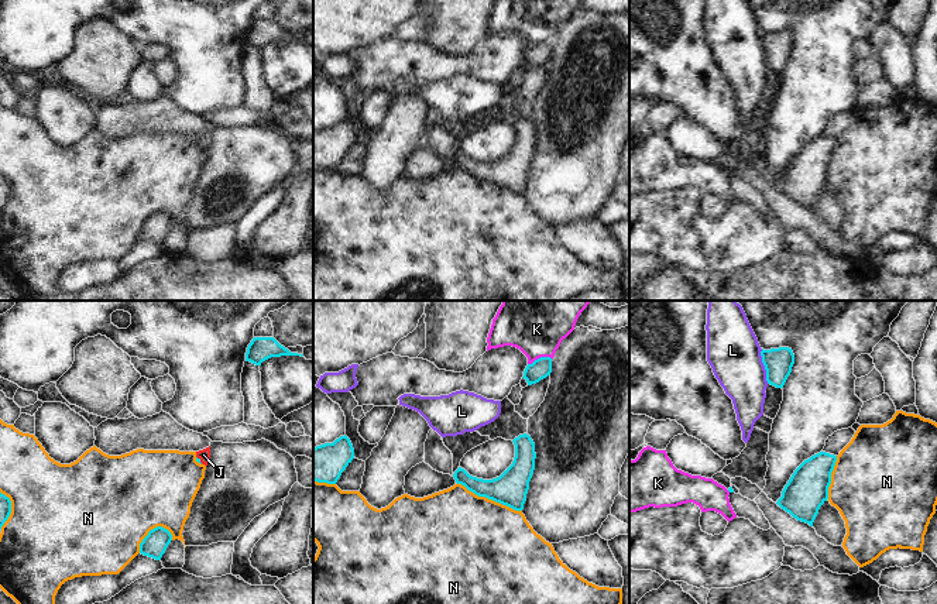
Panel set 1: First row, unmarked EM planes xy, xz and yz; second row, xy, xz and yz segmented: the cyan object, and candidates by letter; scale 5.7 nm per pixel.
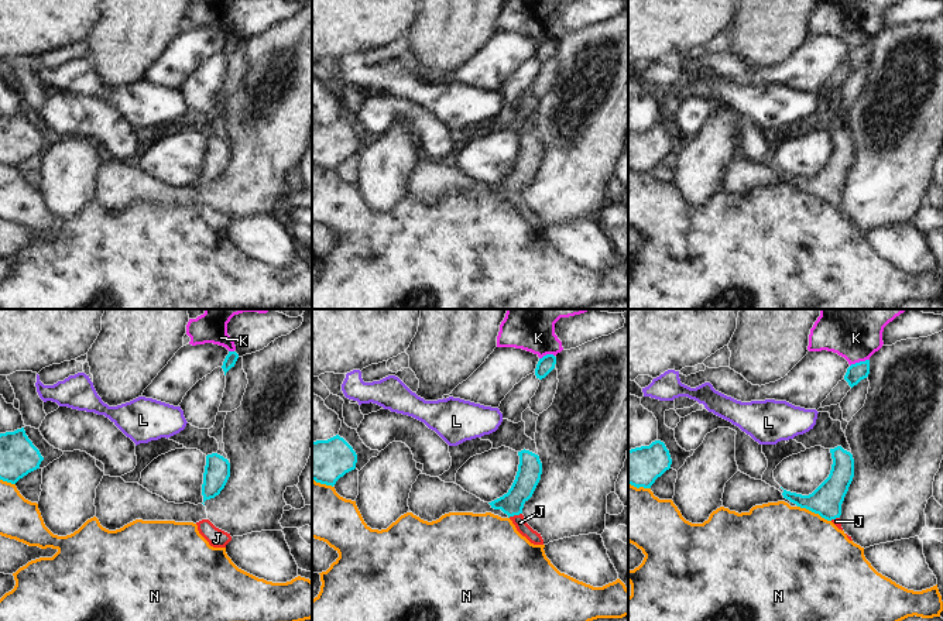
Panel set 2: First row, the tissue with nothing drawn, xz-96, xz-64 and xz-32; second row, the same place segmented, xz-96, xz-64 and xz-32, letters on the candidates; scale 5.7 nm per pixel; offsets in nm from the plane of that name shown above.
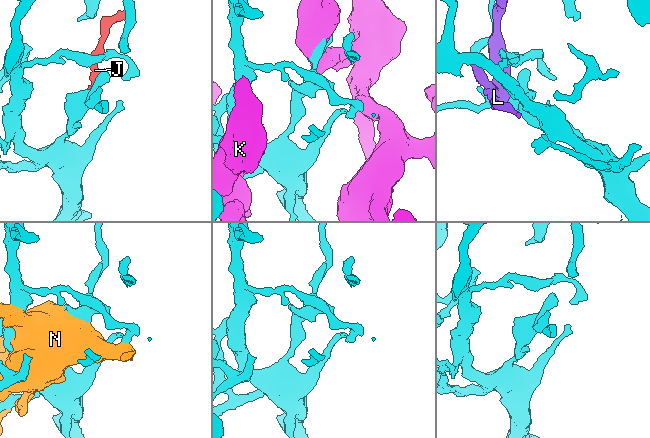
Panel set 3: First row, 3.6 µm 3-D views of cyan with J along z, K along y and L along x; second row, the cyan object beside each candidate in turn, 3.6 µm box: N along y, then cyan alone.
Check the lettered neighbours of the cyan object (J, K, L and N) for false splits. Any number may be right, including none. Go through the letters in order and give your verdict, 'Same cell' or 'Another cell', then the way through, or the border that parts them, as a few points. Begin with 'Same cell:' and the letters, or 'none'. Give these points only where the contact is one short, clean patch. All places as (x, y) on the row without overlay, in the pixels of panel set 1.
Same cell: J
J: Same cell. Path across: xy (198, 144), (199, 144), (203, 139)
K: Another cell
L: Another cell
N: Another cell.

